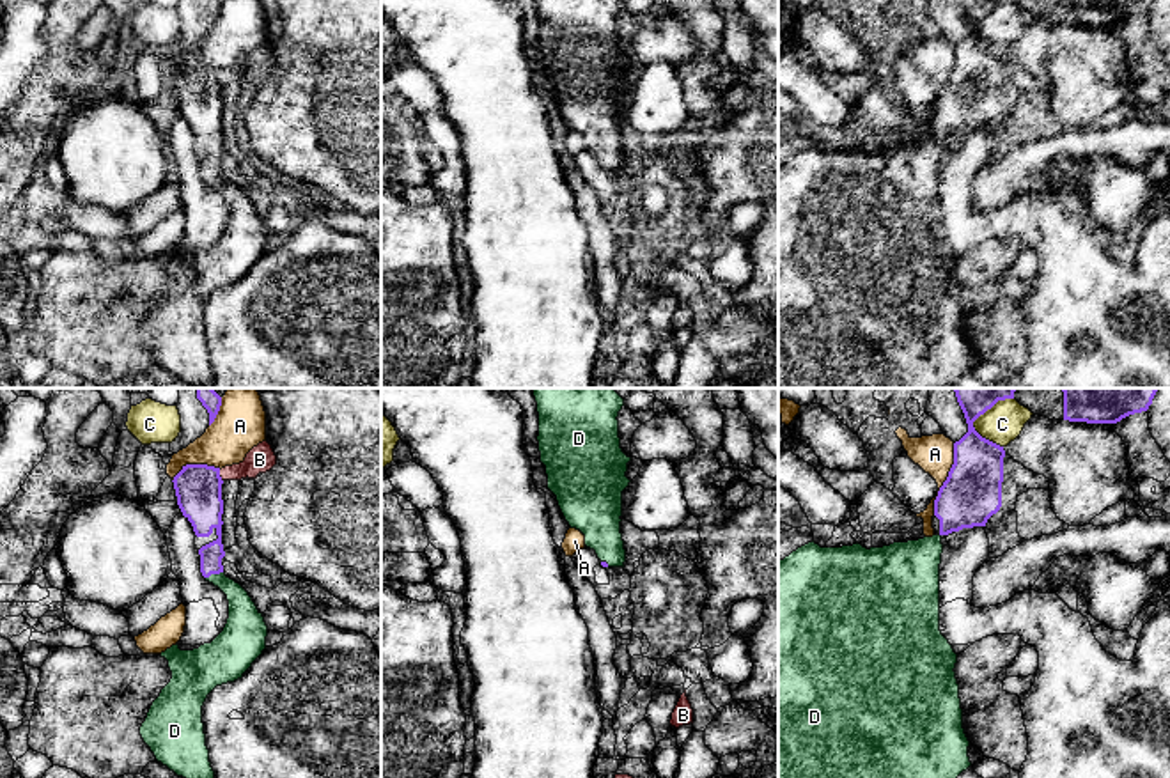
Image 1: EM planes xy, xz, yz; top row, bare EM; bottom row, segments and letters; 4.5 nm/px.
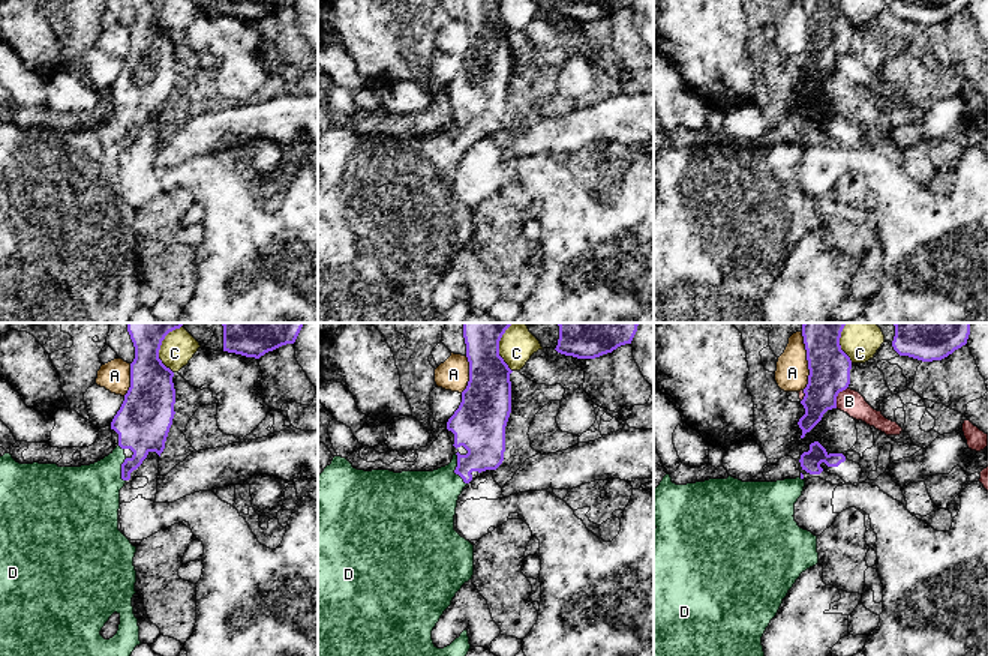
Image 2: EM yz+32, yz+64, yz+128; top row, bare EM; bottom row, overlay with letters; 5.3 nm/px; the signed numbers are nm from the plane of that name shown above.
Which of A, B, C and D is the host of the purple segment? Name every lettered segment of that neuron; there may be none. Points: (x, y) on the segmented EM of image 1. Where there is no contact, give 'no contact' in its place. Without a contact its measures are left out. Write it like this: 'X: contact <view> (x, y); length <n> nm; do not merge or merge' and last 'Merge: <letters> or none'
A: contact yz (947, 479); length 340 nm; do not merge
B: contact xy (218, 475); length 60 nm; do not merge
C: contact yz (977, 417); length 240 nm; do not merge
D: contact xy (213, 573); length 90 nm; merge
Merge: D

